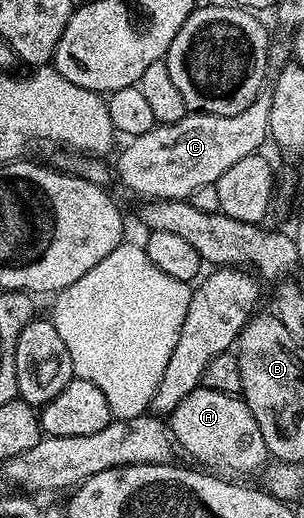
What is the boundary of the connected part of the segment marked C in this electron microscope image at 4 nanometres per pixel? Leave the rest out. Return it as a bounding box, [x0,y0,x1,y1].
[115,84,272,201]

